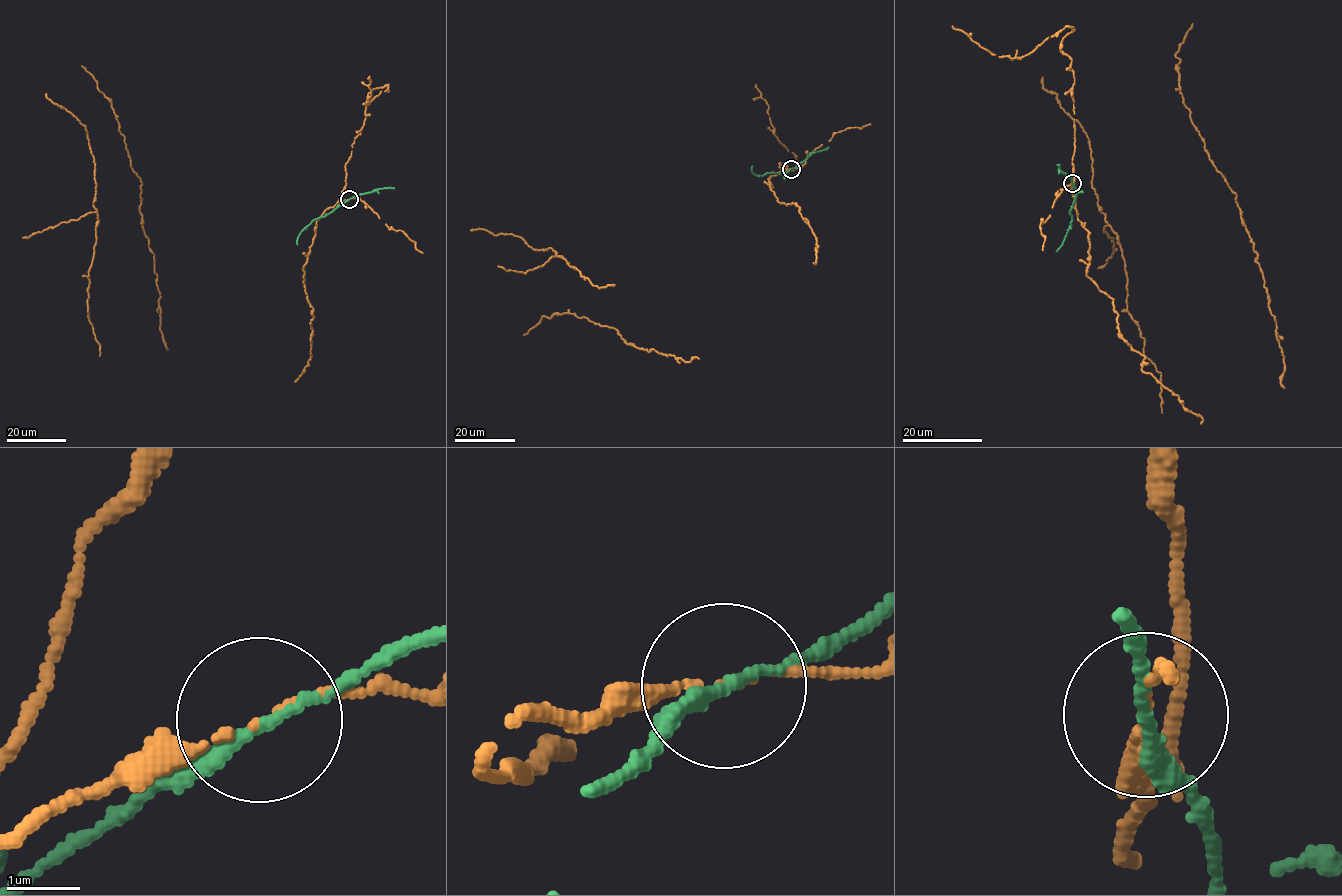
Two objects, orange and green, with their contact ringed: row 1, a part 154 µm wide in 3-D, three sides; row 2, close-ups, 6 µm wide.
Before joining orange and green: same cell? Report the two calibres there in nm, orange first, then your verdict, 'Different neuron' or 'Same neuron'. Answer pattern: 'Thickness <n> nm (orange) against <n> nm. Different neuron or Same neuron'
Thickness 60 nm (orange) against 170 nm. Different neuron

